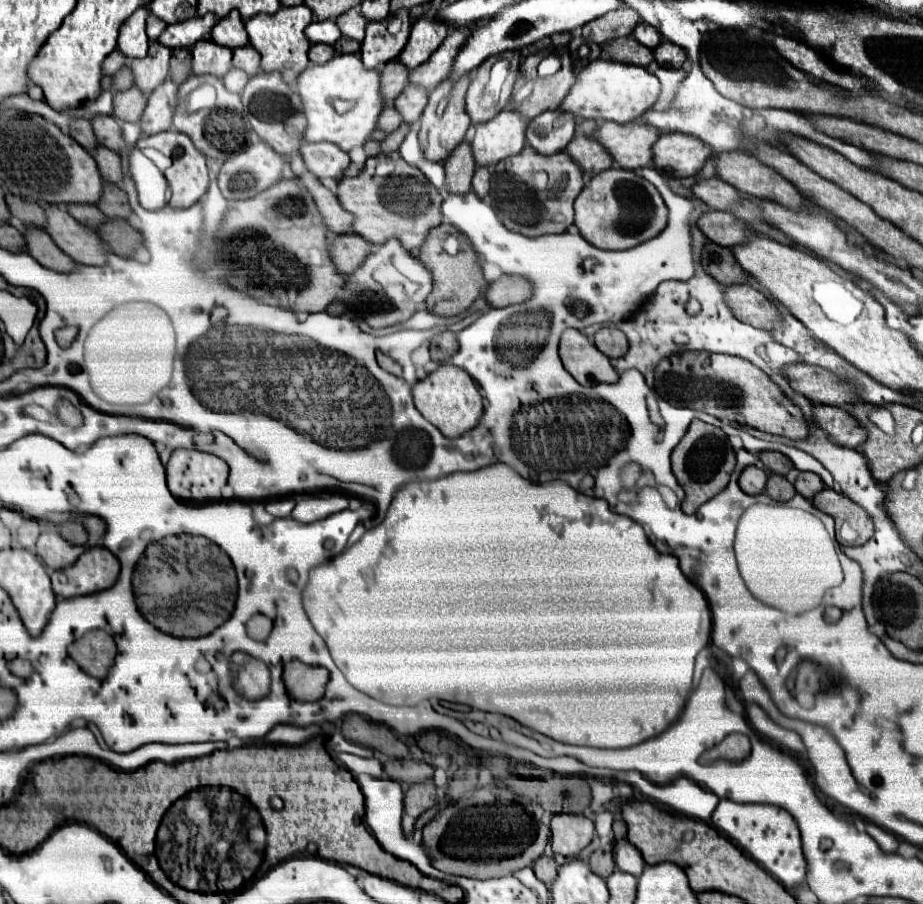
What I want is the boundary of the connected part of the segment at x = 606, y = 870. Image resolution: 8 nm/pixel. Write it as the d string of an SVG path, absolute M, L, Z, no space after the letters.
M597 848L591 858L589 858L589 866L593 868L593 872L601 878L609 878L615 870L615 862L613 862L613 852L611 848Z

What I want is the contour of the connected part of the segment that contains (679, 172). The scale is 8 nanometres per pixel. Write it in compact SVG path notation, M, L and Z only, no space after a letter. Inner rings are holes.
M681 132L661 134L661 138L653 146L653 152L655 152L653 158L655 168L663 172L667 168L667 174L671 178L685 178L699 174L707 158L713 154L713 150L707 144L701 144L699 138Z

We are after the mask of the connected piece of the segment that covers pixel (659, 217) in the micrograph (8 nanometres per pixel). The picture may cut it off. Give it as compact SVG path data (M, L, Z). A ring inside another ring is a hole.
M609 168L593 176L589 186L581 190L575 200L575 226L581 236L597 248L603 250L627 250L645 240L655 238L667 224L667 206L657 192L657 188L645 178L637 176L633 170ZM631 186L631 190L629 190ZM605 220L613 220L615 230L603 228Z

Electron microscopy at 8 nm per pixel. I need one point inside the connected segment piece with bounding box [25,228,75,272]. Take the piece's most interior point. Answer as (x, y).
(41, 247)

